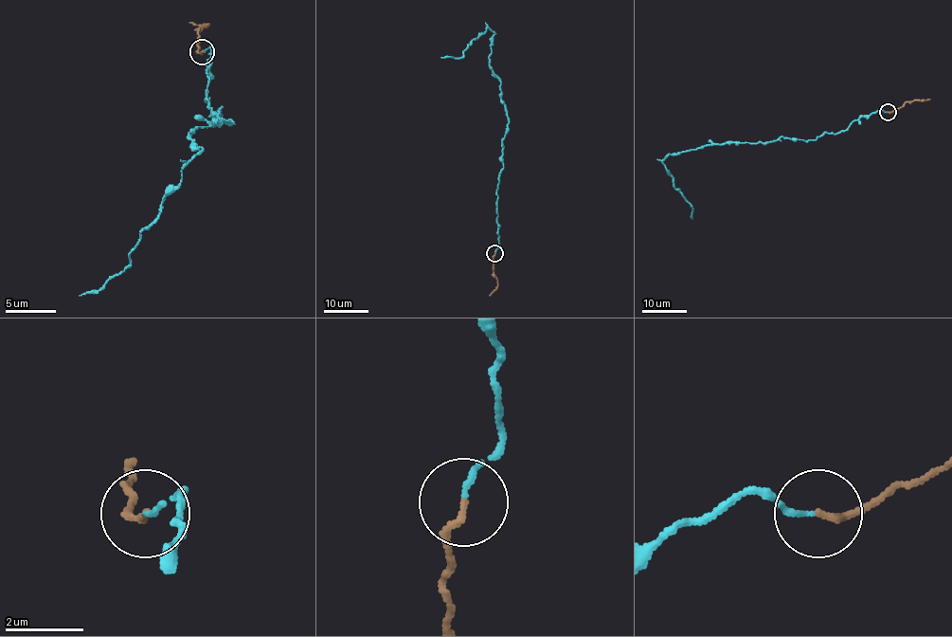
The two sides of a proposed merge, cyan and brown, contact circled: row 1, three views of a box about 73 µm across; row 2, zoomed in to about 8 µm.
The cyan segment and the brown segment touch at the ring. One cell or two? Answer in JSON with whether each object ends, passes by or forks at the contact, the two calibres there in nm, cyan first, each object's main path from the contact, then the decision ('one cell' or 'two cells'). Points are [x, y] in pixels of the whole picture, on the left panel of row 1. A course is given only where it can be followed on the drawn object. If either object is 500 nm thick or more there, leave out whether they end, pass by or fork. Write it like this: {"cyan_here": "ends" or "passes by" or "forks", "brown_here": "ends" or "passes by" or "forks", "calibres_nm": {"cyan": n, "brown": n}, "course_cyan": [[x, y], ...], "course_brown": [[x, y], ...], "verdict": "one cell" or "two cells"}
{"cyan_here": "ends", "brown_here": "ends", "calibres_nm": {"cyan": 130, "brown": 170}, "course_cyan": [[201, 51], [211, 45], [211, 115], [232, 122], [188, 135], [201, 150], [125, 266], [80, 295]], "course_brown": [[201, 51], [199, 51], [199, 28], [208, 26], [188, 23]], "verdict": "one cell"}

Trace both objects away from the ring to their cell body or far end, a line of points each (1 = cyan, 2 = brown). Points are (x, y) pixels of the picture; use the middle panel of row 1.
1: (494, 253), (508, 125), (500, 80), (489, 64), (494, 34), (487, 28), (461, 57), (441, 57)
2: (494, 253), (493, 273), (498, 286), (489, 295)

